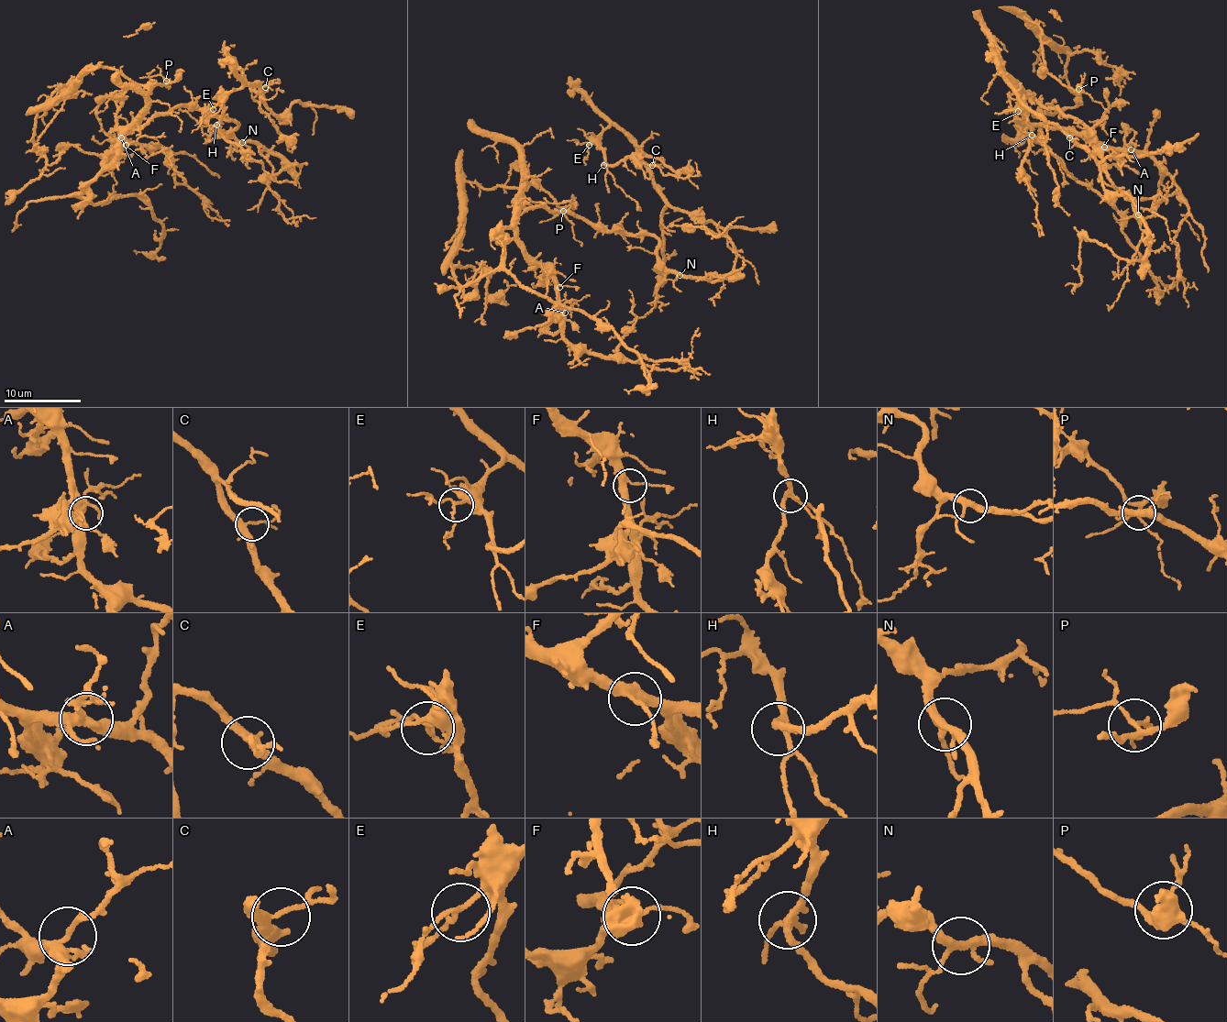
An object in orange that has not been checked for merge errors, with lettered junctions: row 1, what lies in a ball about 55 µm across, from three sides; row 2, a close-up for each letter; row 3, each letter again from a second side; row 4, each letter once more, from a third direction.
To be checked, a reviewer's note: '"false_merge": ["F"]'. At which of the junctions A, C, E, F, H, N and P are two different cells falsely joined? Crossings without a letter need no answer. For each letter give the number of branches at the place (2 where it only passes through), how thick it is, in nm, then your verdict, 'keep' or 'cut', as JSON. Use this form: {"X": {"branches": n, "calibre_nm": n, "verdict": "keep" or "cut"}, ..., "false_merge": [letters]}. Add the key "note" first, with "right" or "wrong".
{"note": "wrong", "A": {"branches": 5, "calibre_nm": 300, "verdict": "keep"}, "C": {"branches": 4, "calibre_nm": 220, "verdict": "keep"}, "E": {"branches": 3, "calibre_nm": 140, "verdict": "keep"}, "F": {"branches": 3, "calibre_nm": 300, "verdict": "keep"}, "H": {"branches": 4, "calibre_nm": 220, "verdict": "keep"}, "N": {"branches": 4, "calibre_nm": 260, "verdict": "keep"}, "P": {"branches": 4, "calibre_nm": 190, "verdict": "keep"}, "false_merge": []}

